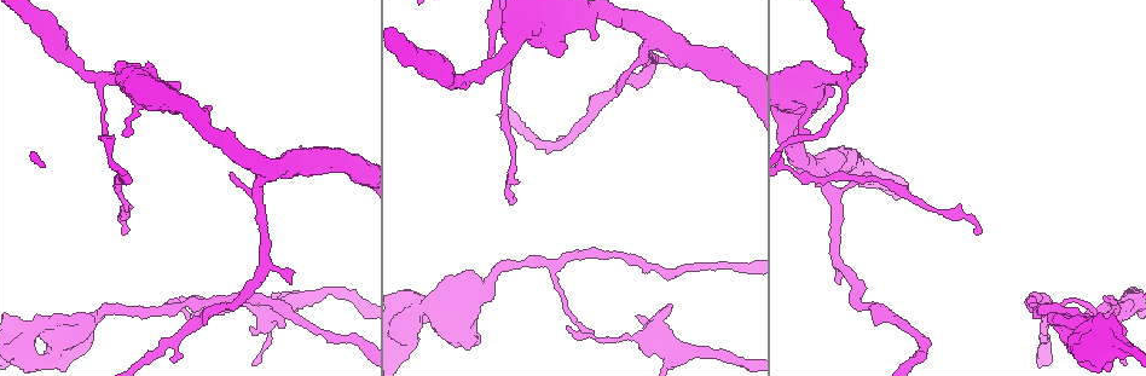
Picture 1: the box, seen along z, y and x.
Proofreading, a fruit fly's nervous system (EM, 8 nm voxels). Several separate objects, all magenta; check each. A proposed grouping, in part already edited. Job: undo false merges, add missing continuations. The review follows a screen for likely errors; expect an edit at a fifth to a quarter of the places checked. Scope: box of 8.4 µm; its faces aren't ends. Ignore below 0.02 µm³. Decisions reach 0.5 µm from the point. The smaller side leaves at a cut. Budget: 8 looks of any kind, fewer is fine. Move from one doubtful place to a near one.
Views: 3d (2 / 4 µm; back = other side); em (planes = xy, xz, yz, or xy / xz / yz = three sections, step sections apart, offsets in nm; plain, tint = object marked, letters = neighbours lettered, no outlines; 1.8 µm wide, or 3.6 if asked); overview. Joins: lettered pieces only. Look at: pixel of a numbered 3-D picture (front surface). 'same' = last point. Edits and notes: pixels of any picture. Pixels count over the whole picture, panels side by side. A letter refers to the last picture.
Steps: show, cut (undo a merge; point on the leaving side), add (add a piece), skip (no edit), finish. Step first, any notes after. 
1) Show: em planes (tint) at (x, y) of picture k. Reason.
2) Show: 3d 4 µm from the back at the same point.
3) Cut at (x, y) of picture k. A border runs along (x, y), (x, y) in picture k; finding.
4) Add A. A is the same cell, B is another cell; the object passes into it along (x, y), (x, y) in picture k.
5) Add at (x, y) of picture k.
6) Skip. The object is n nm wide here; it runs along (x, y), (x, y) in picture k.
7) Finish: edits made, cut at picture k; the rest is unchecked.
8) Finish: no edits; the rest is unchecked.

Show: 3d 2 µm from the back at (553, 265) of picture 1. Branch point.

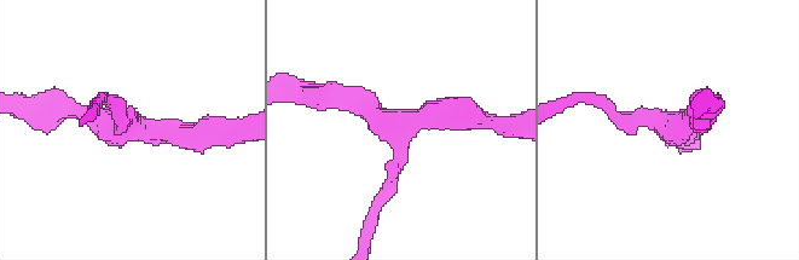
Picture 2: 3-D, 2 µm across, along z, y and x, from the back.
Show: em xz step 4 (tint) at (402, 130) of picture 2. 3 arms meet here; need the tissue.

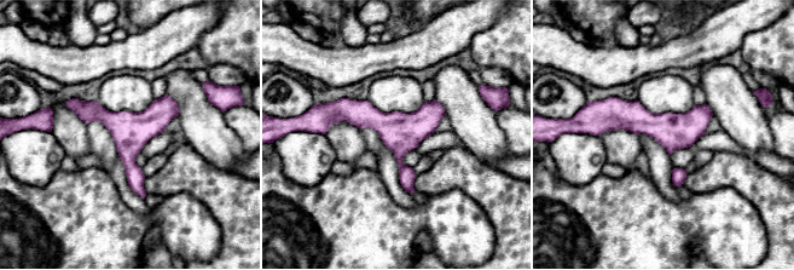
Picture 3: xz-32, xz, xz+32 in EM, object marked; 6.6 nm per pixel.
Show: em planes (letters) at the same point.

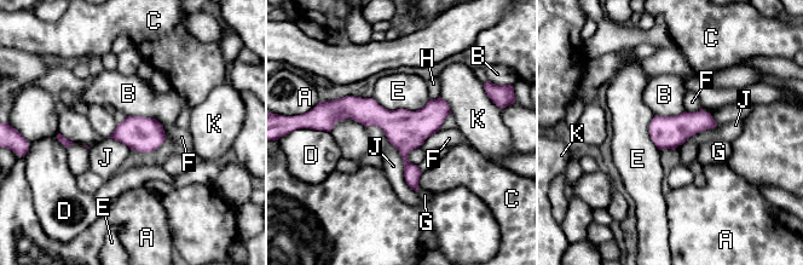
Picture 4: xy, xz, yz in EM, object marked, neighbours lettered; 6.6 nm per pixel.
Skip. The longest contact is with E, 380 nm; A, B, C, D, E, F, G, H, J and K are other cells; one cell here.

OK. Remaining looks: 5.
Show: 3d 2 µm at (99, 83) of picture 1. Sharp bend.

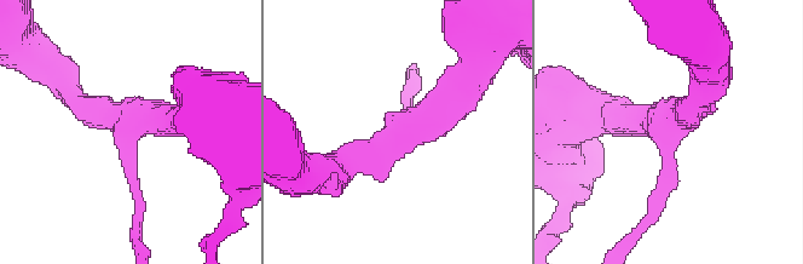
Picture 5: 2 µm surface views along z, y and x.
Show: em xz step 4 (tint) at (399, 134) of picture 5. 3 arms meet here.

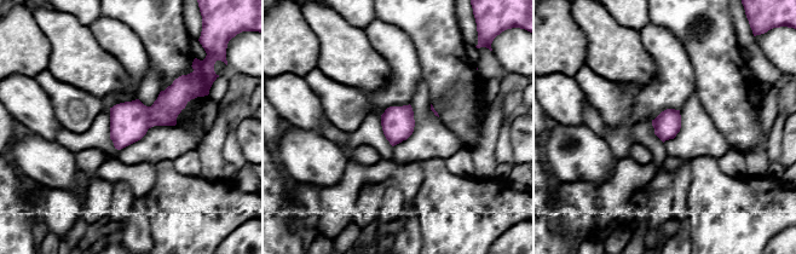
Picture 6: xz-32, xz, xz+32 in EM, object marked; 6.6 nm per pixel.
Show: em planes (letters) at the same point.

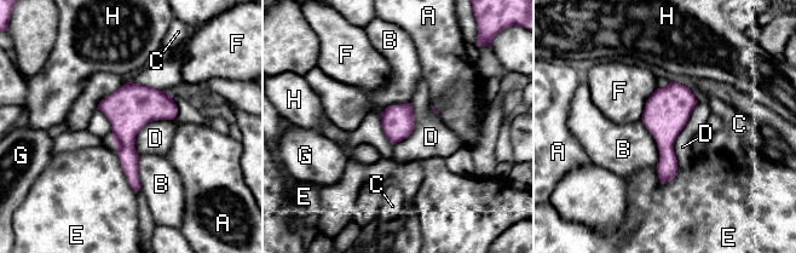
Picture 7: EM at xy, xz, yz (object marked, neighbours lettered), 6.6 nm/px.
Skip. The object is 220 nm wide here; A, B, C, D, E, F, G and H are other cells; a border runs along (172, 97), (138, 155) in picture 7; continuous, no second cell.

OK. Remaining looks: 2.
Show: em 3.6 µm planes (letters) at (292, 284) of picture 1. Free end.

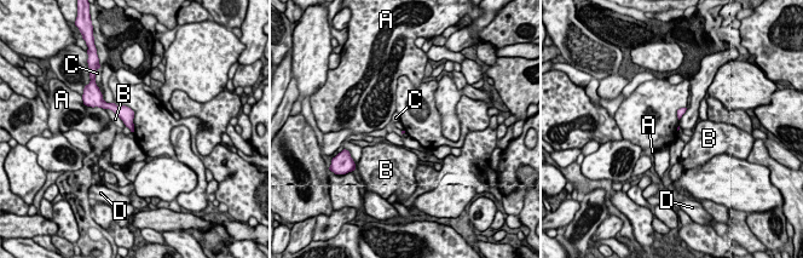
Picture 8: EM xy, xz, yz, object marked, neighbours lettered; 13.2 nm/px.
Skip. The longest contact is with B, 360 nm; A, B, C and D are other cells; a border runs along (107, 108), (126, 126) in picture 8; none of them fits.

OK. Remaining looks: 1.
Finish: no edits; the rest is unchecked.

